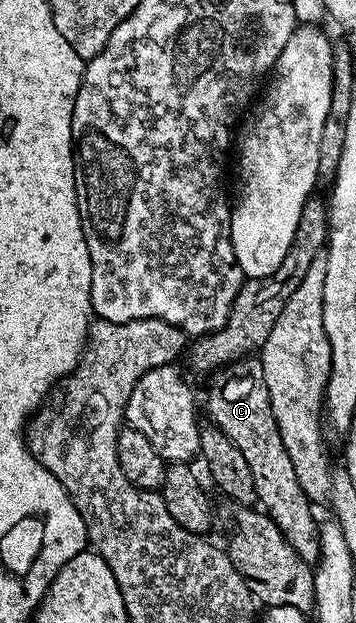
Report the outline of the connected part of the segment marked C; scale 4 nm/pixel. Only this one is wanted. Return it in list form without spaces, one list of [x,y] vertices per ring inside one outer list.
[[[250,355],[232,361],[217,369],[211,380],[209,398],[205,401],[209,408],[208,420],[218,425],[223,435],[227,435],[227,439],[231,439],[235,447],[243,451],[243,459],[247,459],[247,467],[251,467],[251,475],[255,479],[257,500],[263,512],[271,518],[275,527],[279,527],[287,543],[291,543],[293,550],[304,561],[316,562],[319,535],[313,518],[313,505],[295,475],[295,467],[291,467],[291,455],[287,455],[287,447],[283,447],[283,439],[271,411],[271,399],[267,395],[267,379],[263,379],[260,356]]]

